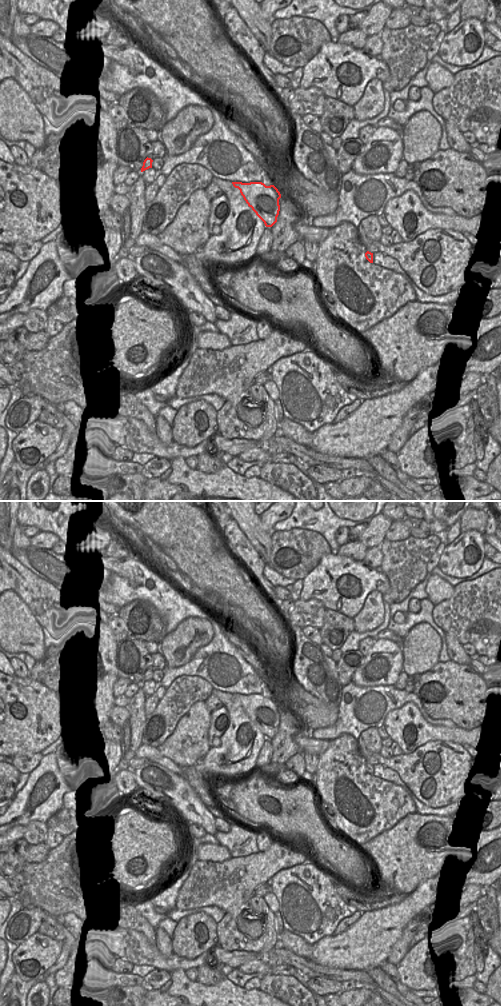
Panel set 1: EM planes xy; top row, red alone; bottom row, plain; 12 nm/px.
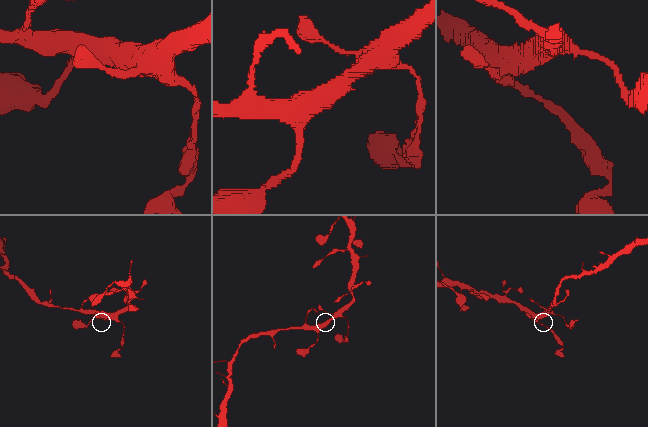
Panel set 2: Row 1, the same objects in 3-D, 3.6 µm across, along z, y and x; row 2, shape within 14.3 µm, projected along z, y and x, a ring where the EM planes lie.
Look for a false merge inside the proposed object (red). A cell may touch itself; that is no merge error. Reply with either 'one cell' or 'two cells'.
one cell

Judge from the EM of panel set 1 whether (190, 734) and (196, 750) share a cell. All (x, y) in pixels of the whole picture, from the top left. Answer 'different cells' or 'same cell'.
same cell

